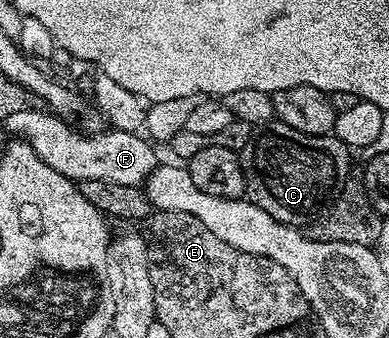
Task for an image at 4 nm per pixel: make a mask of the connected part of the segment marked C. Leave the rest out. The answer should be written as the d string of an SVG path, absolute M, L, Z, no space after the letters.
M277 120L255 129L240 157L246 198L268 212L268 216L295 228L309 227L315 218L329 210L352 174L352 151L333 133L312 136L296 132L296 128L288 128L288 124Z

